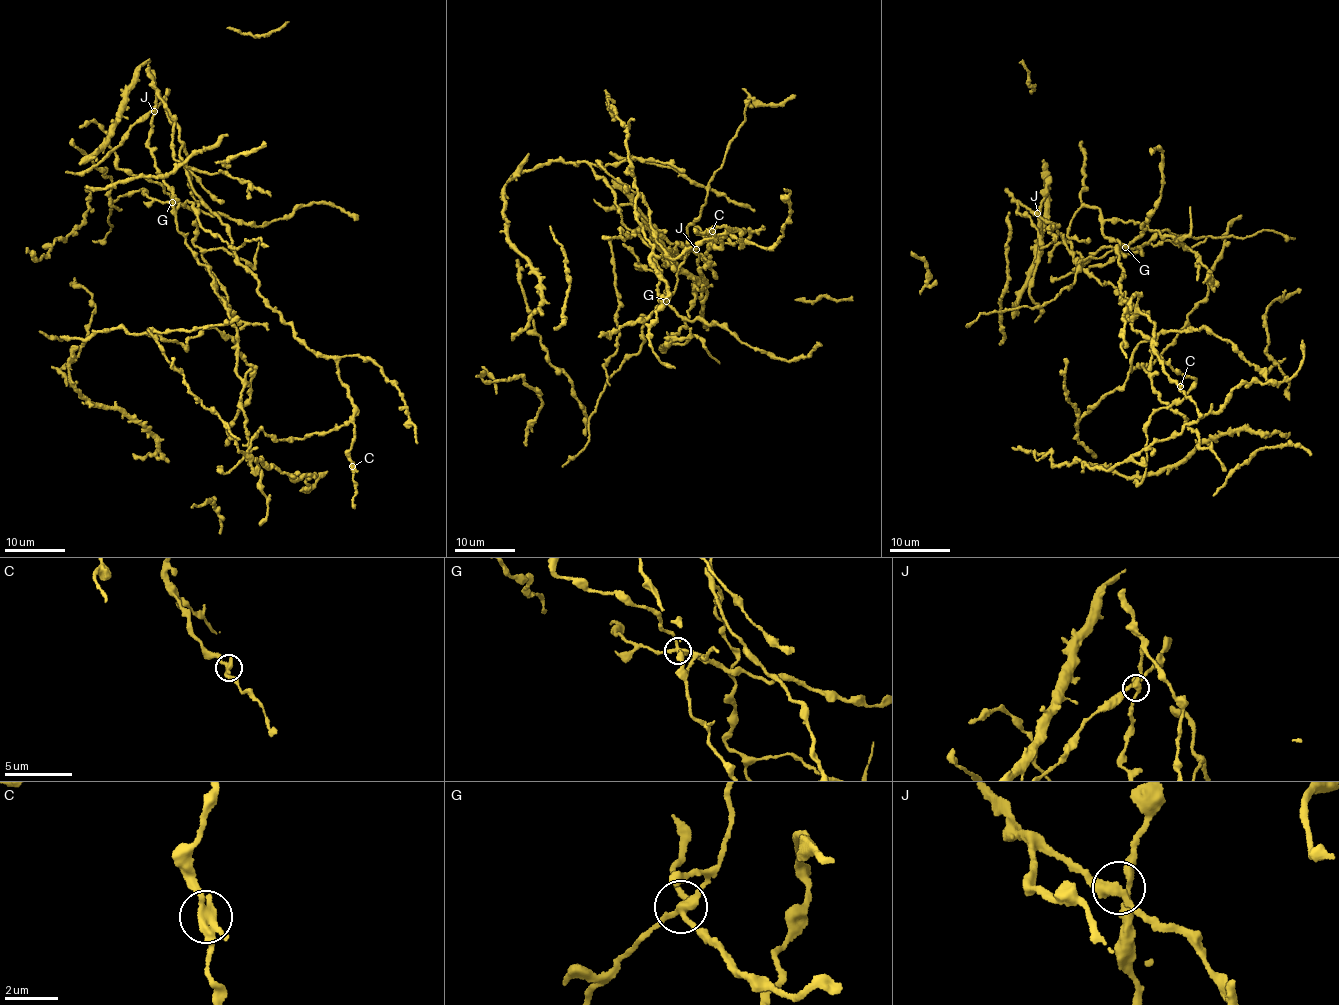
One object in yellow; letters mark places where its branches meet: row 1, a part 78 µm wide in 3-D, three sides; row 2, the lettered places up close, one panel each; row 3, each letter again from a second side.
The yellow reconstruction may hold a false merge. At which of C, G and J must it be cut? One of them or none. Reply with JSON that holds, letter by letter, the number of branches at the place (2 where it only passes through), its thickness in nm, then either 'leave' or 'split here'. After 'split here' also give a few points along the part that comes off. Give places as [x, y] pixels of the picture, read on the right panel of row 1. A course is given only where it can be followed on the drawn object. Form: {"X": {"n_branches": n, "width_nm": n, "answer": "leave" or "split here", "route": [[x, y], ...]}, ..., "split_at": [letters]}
{"C": {"n_branches": 4, "width_nm": 280, "answer": "leave"}, "G": {"n_branches": 4, "width_nm": 280, "answer": "split here", "route": [[1126, 247], [1079, 261], [1075, 283], [1062, 290], [1055, 299], [1039, 306], [985, 312], [967, 325]]}, "J": {"n_branches": 4, "width_nm": 320, "answer": "leave"}, "split_at": ["G"]}

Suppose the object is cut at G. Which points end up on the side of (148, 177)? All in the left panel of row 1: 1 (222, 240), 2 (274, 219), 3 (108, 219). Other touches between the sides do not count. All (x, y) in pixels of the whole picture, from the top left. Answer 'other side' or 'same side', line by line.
1: other side
2: same side
3: other side

